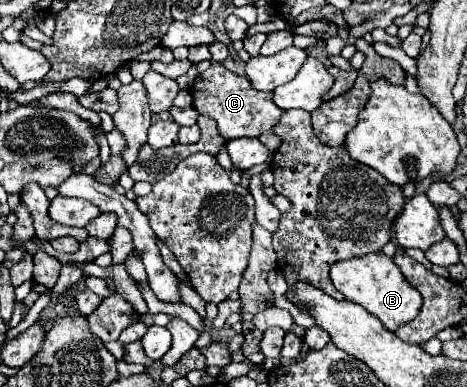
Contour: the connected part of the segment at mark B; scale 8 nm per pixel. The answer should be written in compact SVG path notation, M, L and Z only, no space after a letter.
M371 252L361 258L335 262L331 266L331 282L341 294L345 294L347 300L361 304L391 332L395 332L399 324L411 322L421 308L421 294L403 278L393 258L385 256L383 252Z

